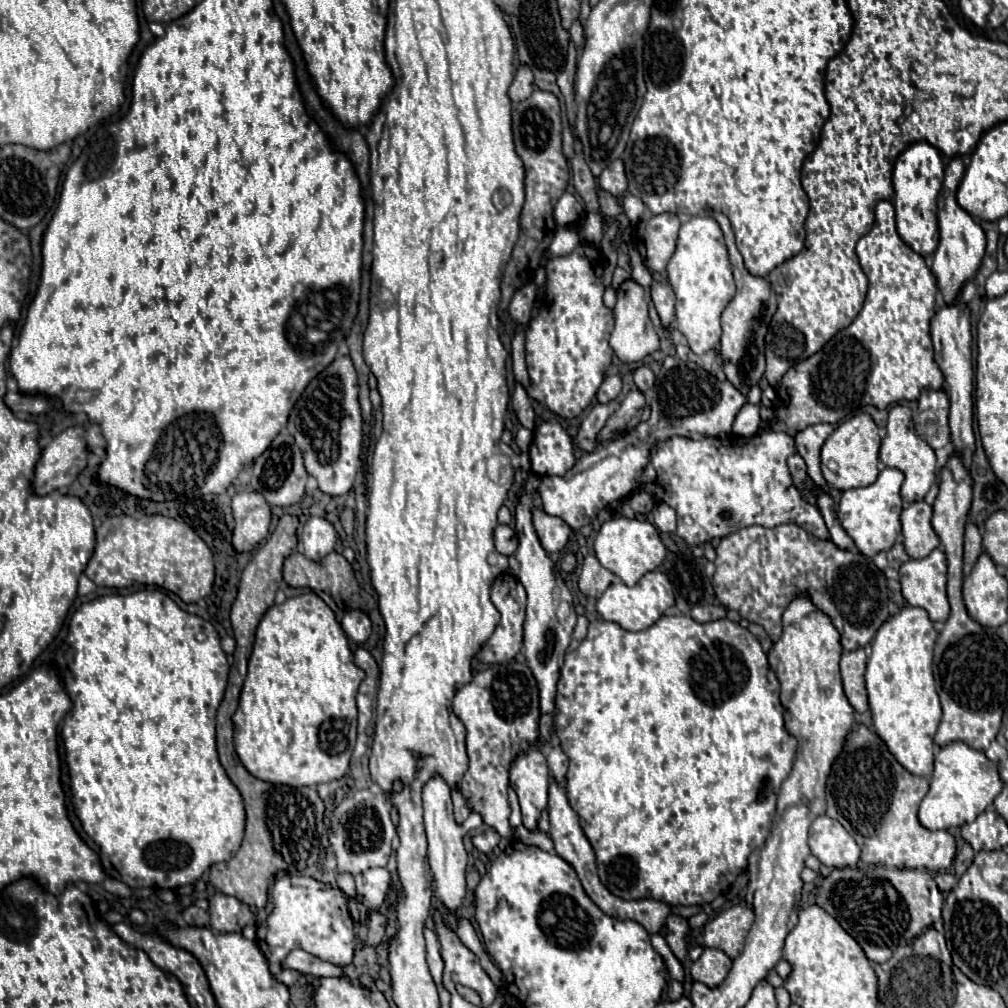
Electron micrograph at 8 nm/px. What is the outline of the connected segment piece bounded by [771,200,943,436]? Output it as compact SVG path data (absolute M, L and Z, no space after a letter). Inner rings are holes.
M881 200L875 224L857 242L857 258L869 280L869 292L851 326L837 332L819 352L791 366L777 386L777 408L771 430L795 436L811 424L839 424L865 406L879 410L901 400L917 400L921 388L939 390L941 370L933 360L929 322L935 312L937 284L925 264L897 234L893 204Z

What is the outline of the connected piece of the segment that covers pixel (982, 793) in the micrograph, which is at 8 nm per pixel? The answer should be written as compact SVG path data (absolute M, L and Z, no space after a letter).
M951 742L935 754L935 772L931 776L931 788L919 806L919 822L929 830L947 830L973 822L989 804L993 804L1001 786L1003 780L997 764L993 764L985 752L973 750L965 742Z

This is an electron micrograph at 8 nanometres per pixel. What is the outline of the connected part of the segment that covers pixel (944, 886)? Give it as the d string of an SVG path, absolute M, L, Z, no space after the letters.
M937 872L935 874L935 882L937 882L937 886L941 888L941 892L949 892L953 886L955 886L955 876L953 874L949 874L949 872Z

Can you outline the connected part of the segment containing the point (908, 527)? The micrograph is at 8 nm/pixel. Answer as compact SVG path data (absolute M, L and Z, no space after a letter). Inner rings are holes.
M913 502L901 514L905 550L911 558L925 558L939 546L939 536L931 526L933 508L927 502Z

